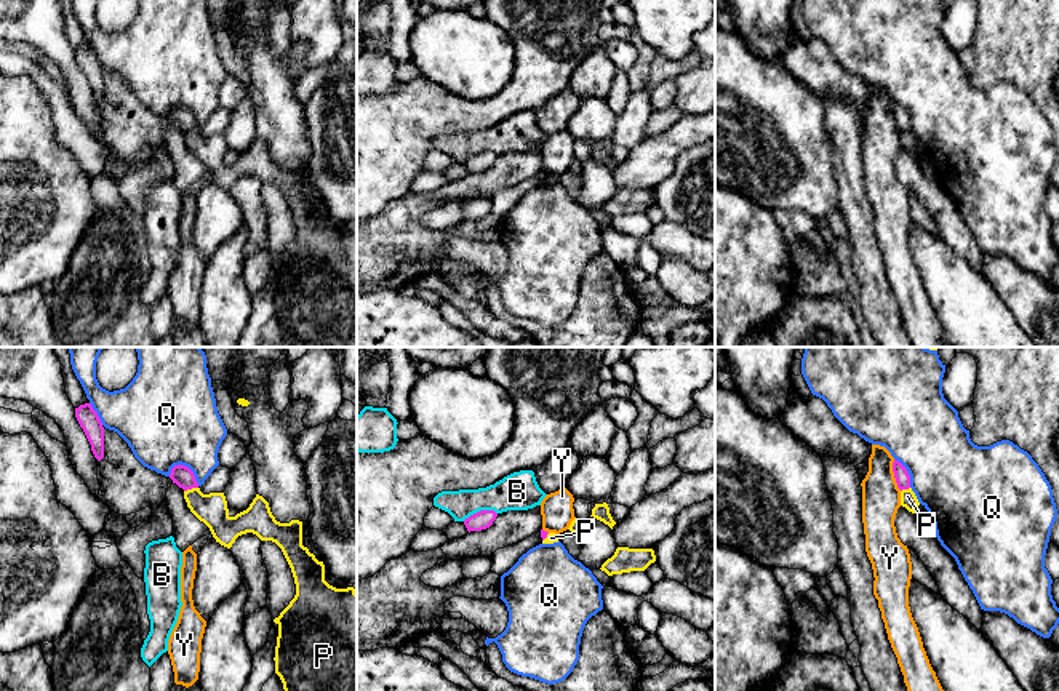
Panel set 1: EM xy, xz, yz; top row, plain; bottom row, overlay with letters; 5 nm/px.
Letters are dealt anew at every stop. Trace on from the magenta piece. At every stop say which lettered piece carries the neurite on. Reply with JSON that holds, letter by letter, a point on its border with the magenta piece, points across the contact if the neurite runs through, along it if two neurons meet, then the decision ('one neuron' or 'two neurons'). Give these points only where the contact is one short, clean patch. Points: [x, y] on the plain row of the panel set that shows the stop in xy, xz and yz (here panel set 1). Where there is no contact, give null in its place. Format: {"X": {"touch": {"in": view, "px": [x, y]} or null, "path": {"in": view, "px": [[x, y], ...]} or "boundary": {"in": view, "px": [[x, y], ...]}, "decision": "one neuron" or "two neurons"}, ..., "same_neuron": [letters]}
{"B": {"touch": {"in": "xz", "px": [480, 152]}, "decision": "two neurons"}, "P": {"touch": {"in": "xy", "px": [191, 130]}, "boundary": {"in": "xy", "px": [[197, 128], [184, 133]]}, "decision": "two neurons"}, "Q": {"touch": {"in": "xy", "px": [187, 109]}, "decision": "two neurons"}, "Y": {"touch": {"in": "yz", "px": [895, 117]}, "boundary": {"in": "yz", "px": [[893, 101], [893, 119], [901, 131]]}, "decision": "two neurons"}, "same_neuron": []}

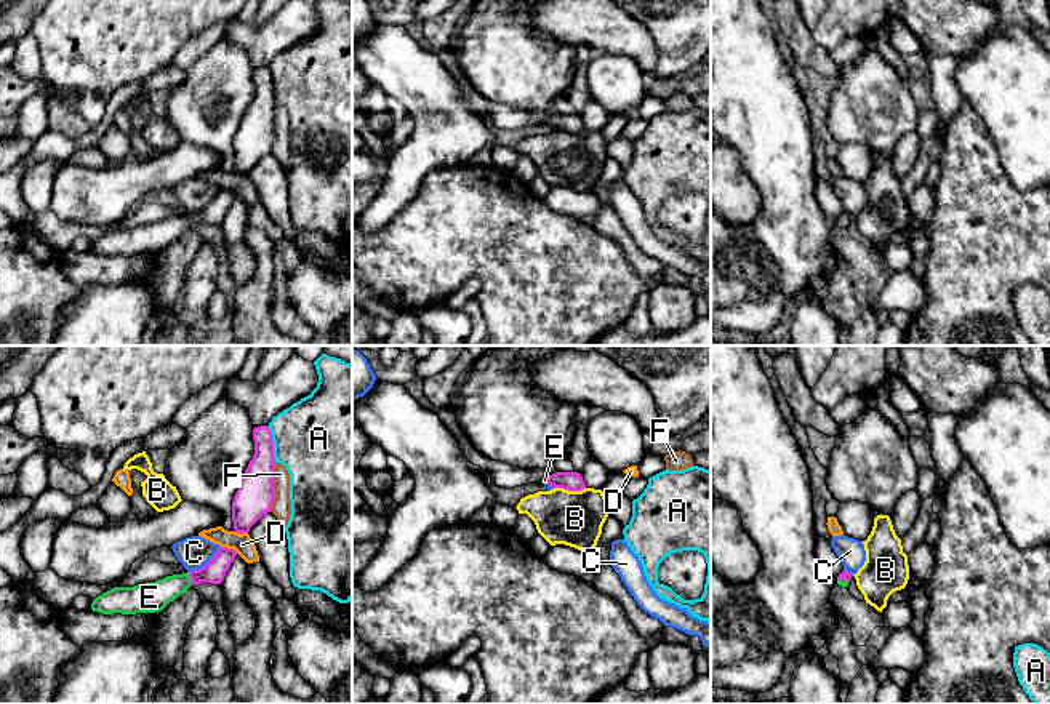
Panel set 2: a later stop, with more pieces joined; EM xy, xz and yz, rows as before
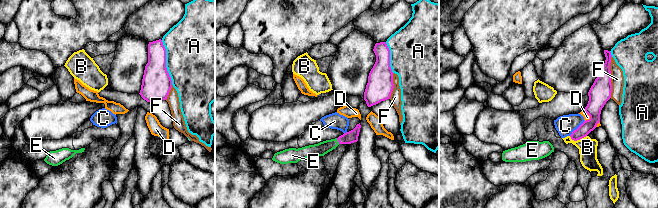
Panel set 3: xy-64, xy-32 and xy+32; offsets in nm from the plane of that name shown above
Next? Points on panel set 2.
{"A": {"touch": {"in": "xy", "px": [272, 85]}, "boundary": {"in": "xy", "px": [[268, 68], [272, 77], [272, 98], [276, 103]]}, "decision": "two neurons"}, "B": {"touch": {"in": "xz", "px": [570, 132]}, "boundary": {"in": "xz", "px": [[554, 128], [567, 132], [585, 130]]}, "decision": "two neurons"}, "C": {"touch": {"in": "xy", "px": [207, 205]}, "boundary": {"in": "xy", "px": [[221, 189], [202, 208], [189, 215]]}, "decision": "two neurons"}, "D": {"touch": {"in": "xy", "px": [229, 191]}, "boundary": {"in": "xy", "px": [[221, 188], [232, 189], [237, 194]]}, "decision": "two neurons"}, "E": {"touch": {"in": "xy", "px": [189, 218]}, "path": {"in": "xy", "px": [[215, 212], [189, 218], [149, 239]]}, "decision": "one neuron"}, "F": {"touch": {"in": "xy", "px": [272, 128]}, "boundary": {"in": "xy", "px": [[276, 104], [274, 143], [269, 152]]}, "decision": "two neurons"}, "same_neuron": ["E"]}

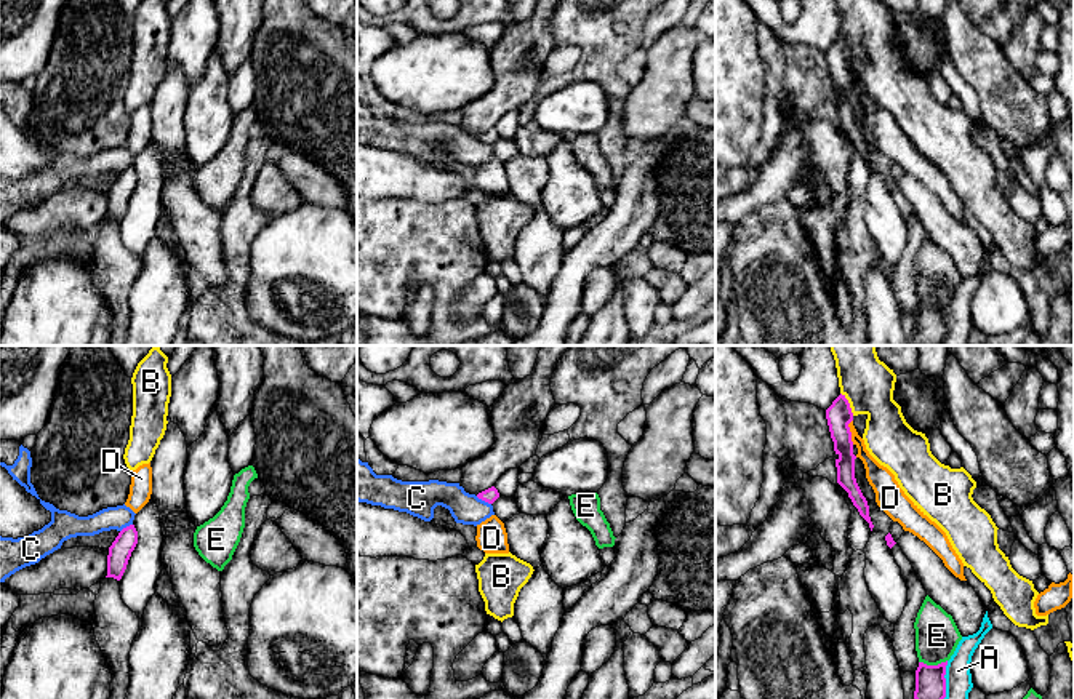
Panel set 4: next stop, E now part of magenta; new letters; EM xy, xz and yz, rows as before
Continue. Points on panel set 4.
{"A": {"touch": {"in": "yz", "px": [945, 323]}, "boundary": {"in": "yz", "px": [[948, 303], [945, 339], [940, 344]]}, "decision": "two neurons"}, "B": {"touch": {"in": "yz", "px": [849, 45]}, "decision": "two neurons"}, "C": {"touch": {"in": "xz", "px": [484, 141]}, "boundary": {"in": "xz", "px": [[476, 138], [490, 146]]}, "decision": "two neurons"}, "D": {"touch": {"in": "yz", "px": [850, 74]}, "boundary": {"in": "yz", "px": [[852, 61], [849, 69], [853, 85]]}, "decision": "two neurons"}, "E": {"touch": {"in": "yz", "px": [932, 307]}, "boundary": {"in": "yz", "px": [[946, 301], [937, 306], [919, 304]]}, "decision": "two neurons"}, "same_neuron": []}

